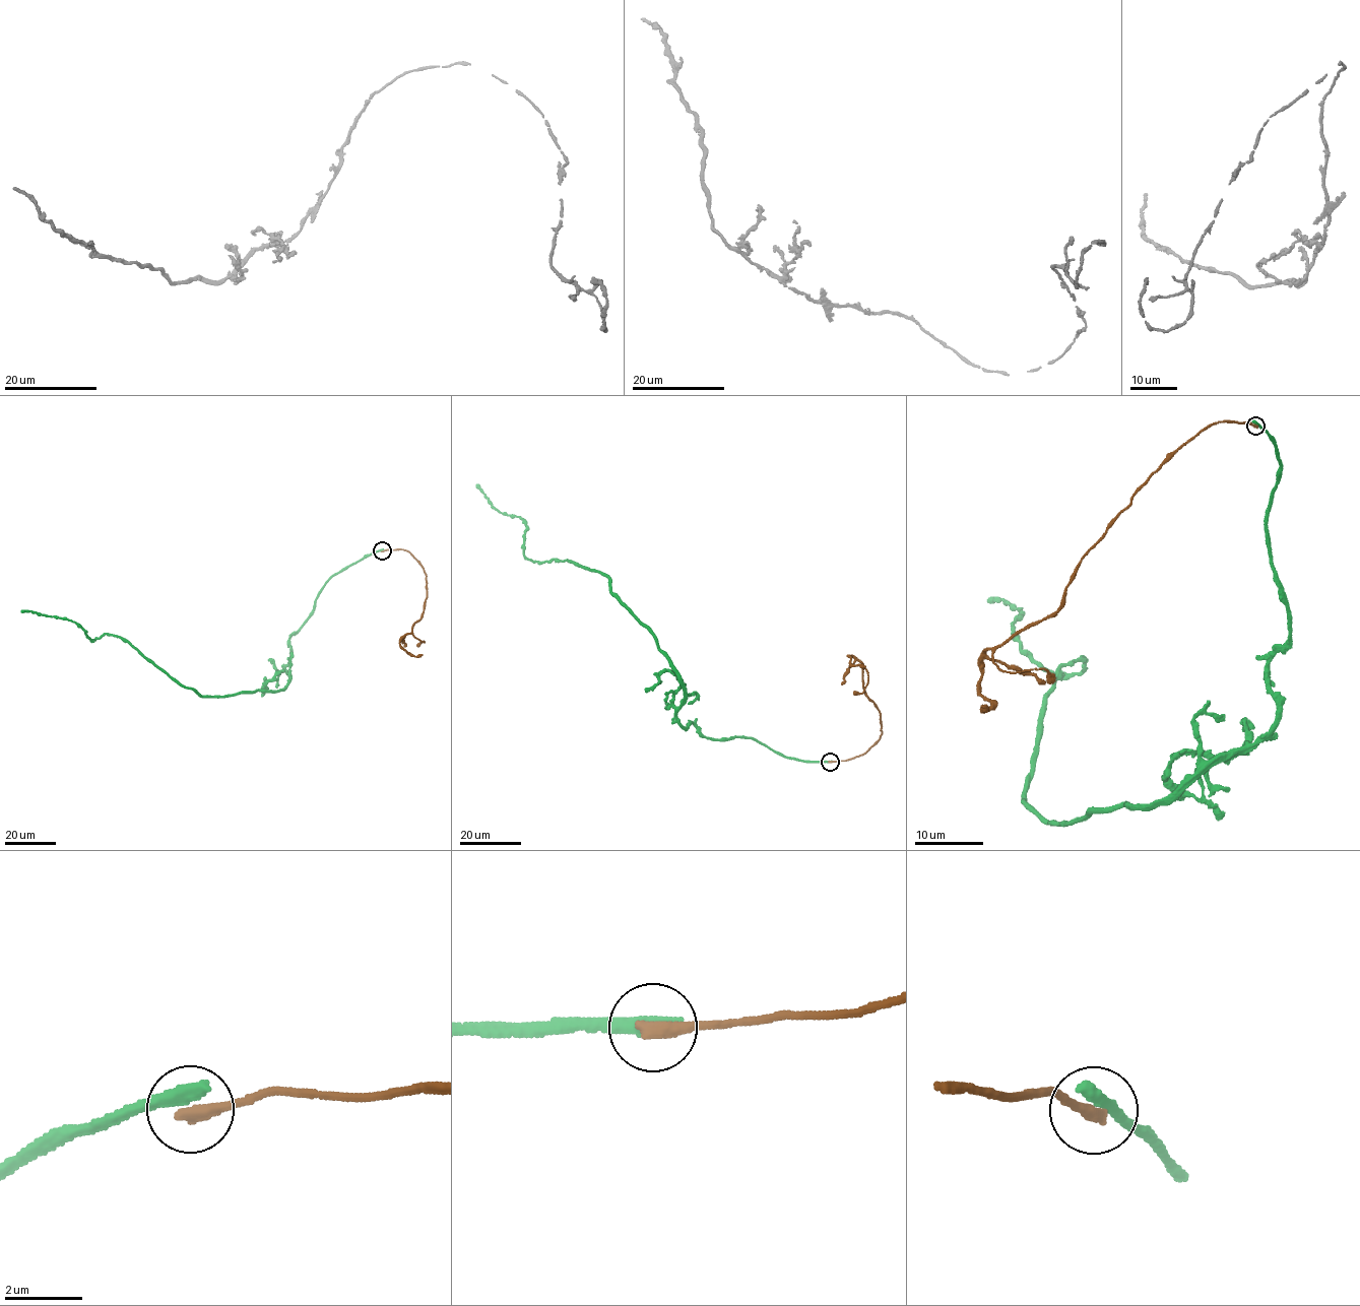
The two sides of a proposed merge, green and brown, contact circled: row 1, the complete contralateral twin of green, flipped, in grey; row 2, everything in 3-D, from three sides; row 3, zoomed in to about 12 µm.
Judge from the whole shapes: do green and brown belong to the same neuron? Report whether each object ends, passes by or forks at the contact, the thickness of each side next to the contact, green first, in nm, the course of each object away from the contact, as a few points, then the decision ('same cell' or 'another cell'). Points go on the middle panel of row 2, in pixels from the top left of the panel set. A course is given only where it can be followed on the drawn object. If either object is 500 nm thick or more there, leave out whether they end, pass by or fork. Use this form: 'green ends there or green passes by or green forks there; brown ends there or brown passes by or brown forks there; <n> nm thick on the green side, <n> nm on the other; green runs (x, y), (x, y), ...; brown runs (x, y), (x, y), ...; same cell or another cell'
green ends there; brown ends there; 480 nm thick on the green side, 400 nm on the other; green runs (829, 761), (682, 727), (678, 673), (607, 578), (566, 561), (533, 562), (522, 518), (499, 513), (477, 483); brown runs (830, 761), (864, 755), (882, 732), (880, 714), (865, 695), (863, 665), (847, 655), (852, 665), (865, 666); another cell

